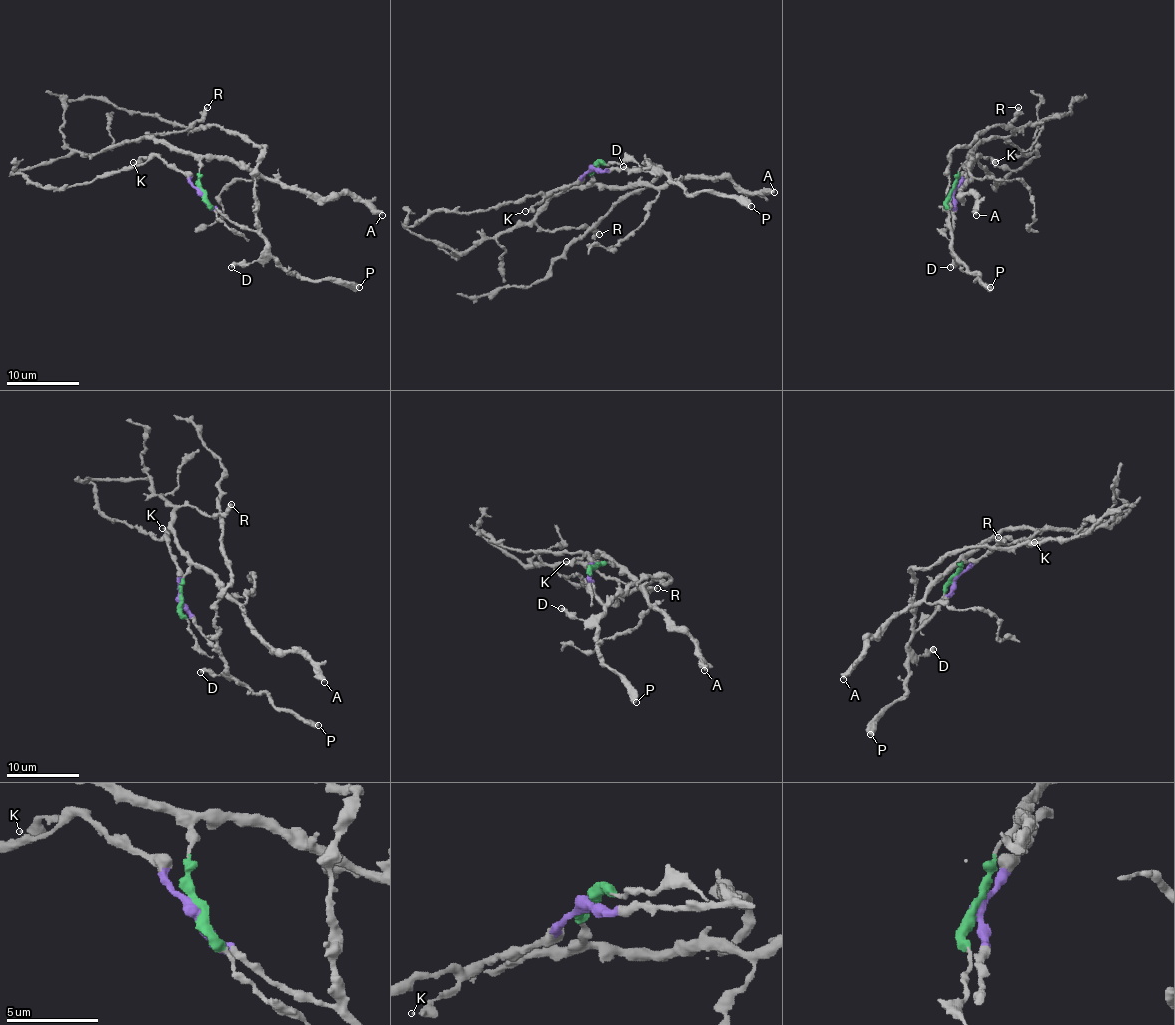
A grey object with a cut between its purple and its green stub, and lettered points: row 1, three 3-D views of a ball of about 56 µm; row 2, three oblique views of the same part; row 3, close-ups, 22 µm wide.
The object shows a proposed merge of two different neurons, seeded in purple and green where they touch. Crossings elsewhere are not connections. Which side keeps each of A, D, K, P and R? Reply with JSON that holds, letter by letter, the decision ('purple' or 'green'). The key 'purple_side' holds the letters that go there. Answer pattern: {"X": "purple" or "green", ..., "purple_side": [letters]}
{"A": "green", "D": "purple", "K": "purple", "P": "purple", "R": "green", "purple_side": ["D", "K", "P"]}

